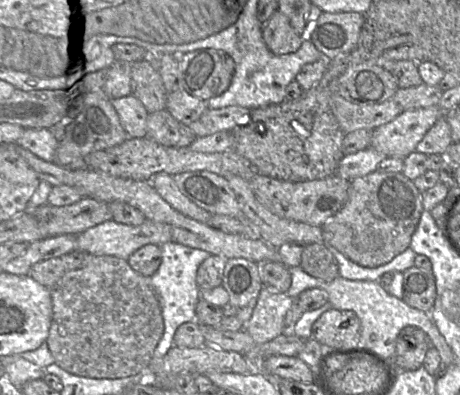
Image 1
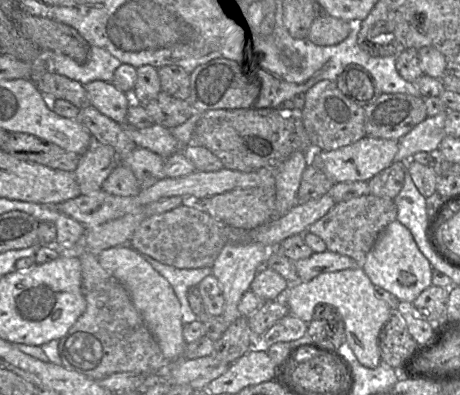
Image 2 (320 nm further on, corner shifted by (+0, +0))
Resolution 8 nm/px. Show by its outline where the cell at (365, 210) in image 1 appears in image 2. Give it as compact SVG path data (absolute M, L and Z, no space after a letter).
M367 194L336 203L323 217L310 225L307 231L319 236L328 251L348 256L362 268L366 255L378 236L396 218L397 208L393 199Z

